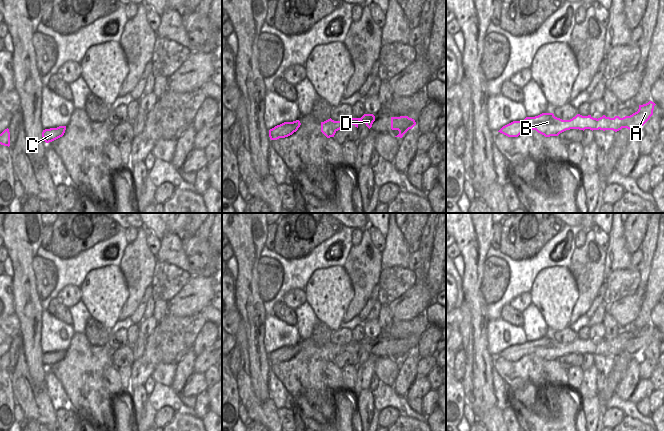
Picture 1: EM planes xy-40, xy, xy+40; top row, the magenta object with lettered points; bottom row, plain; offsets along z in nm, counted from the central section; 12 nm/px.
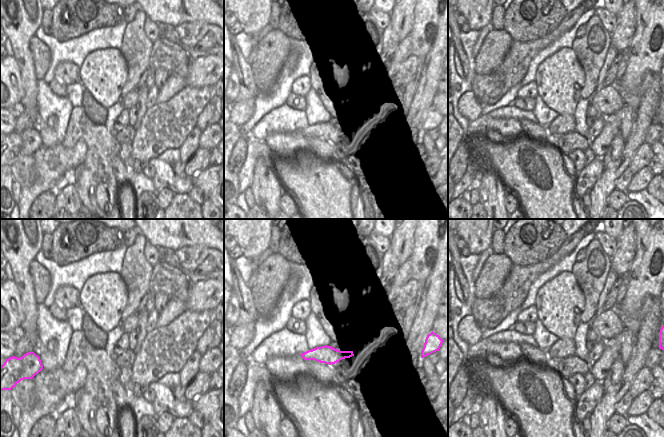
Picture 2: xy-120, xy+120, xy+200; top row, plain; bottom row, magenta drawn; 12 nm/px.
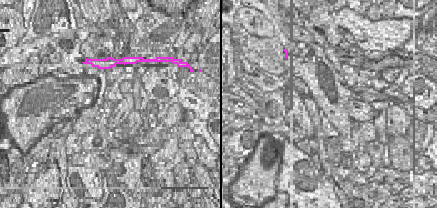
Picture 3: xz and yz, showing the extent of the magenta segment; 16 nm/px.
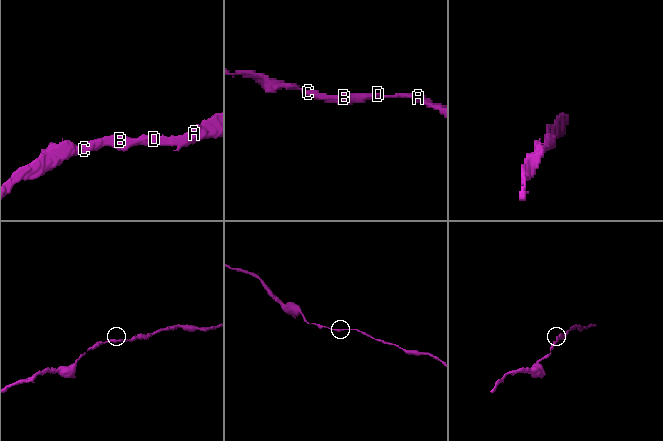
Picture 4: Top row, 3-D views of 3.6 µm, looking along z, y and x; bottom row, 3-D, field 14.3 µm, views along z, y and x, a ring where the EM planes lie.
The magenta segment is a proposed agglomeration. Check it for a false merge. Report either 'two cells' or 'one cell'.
one cell

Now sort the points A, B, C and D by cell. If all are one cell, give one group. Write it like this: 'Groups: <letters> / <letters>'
Groups: A B C D

